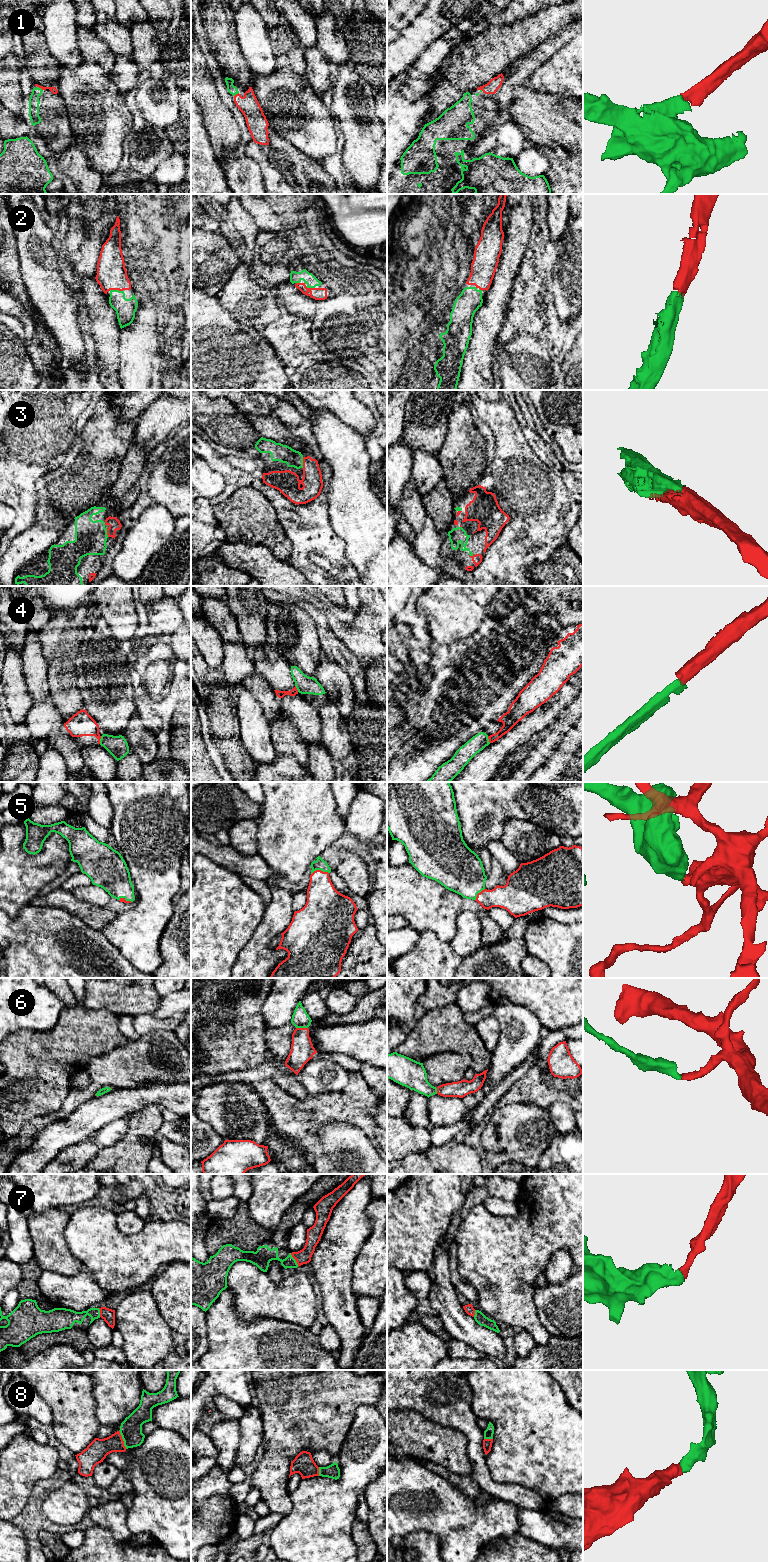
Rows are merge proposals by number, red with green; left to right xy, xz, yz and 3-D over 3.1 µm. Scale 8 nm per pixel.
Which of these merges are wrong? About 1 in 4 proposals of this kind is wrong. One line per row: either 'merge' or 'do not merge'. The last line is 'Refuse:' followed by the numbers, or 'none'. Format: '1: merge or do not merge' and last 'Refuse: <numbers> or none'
1: merge
2: merge
3: merge
4: do not merge
5: merge
6: merge
7: merge
8: merge
Refuse: 4

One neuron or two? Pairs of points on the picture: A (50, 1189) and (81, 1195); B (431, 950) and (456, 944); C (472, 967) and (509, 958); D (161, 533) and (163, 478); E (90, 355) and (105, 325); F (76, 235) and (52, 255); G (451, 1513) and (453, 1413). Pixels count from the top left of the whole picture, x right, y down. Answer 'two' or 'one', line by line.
A: one
B: two
C: one
D: two
E: two
F: two
G: two

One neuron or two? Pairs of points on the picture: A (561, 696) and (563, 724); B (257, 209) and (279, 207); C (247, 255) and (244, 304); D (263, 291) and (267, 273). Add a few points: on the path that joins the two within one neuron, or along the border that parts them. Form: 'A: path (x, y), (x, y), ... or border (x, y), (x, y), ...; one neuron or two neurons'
A: border (572, 700), (547, 727); two neurons
B: border (267, 204), (278, 218), (278, 229), (276, 231); two neurons
C: border (242, 263), (234, 269), (227, 282); two neurons
D: border (255, 273), (278, 286); two neurons

